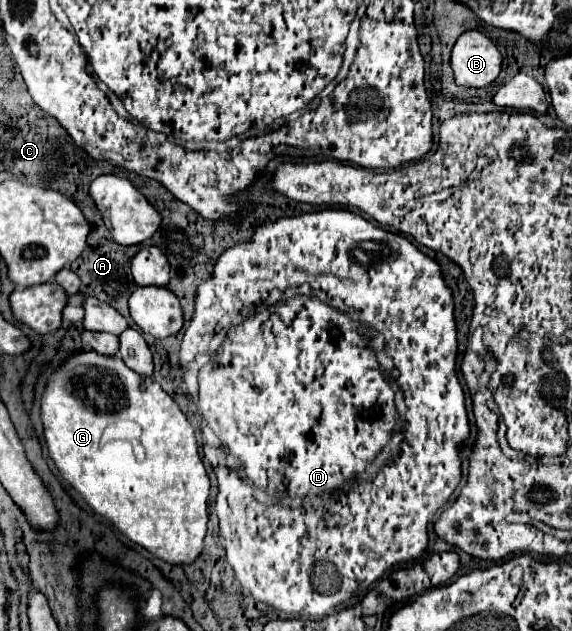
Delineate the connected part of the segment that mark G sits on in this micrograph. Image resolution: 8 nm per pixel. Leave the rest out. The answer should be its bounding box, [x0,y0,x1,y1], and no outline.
[41,351,209,565]

